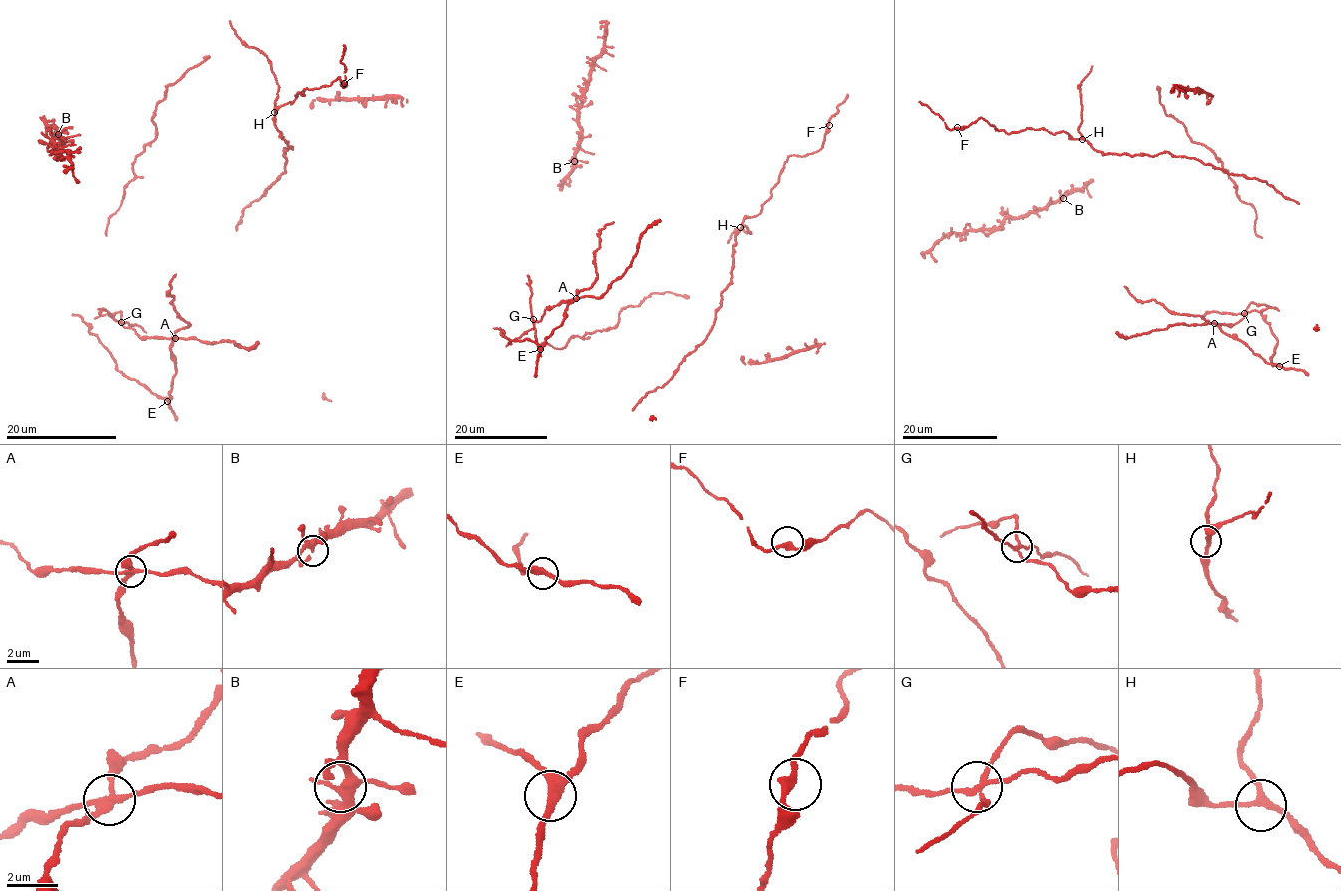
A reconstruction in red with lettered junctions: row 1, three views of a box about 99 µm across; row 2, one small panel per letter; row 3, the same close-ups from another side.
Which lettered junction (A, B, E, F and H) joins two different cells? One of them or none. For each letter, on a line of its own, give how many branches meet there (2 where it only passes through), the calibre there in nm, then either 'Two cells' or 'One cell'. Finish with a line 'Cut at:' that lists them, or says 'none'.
A: Branches: 4. Thickness 240 nm. Two cells
B: Branches: 4. Thickness 320 nm. One cell
E: Branches: 3. Thickness 320 nm. One cell
F: Branches: 2. Thickness 280 nm. One cell
H: Branches: 3. Thickness 200 nm. One cell
Cut at: A

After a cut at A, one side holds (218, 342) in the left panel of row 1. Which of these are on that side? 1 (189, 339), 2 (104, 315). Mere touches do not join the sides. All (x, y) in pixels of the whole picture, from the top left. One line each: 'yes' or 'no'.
1: yes
2: yes

